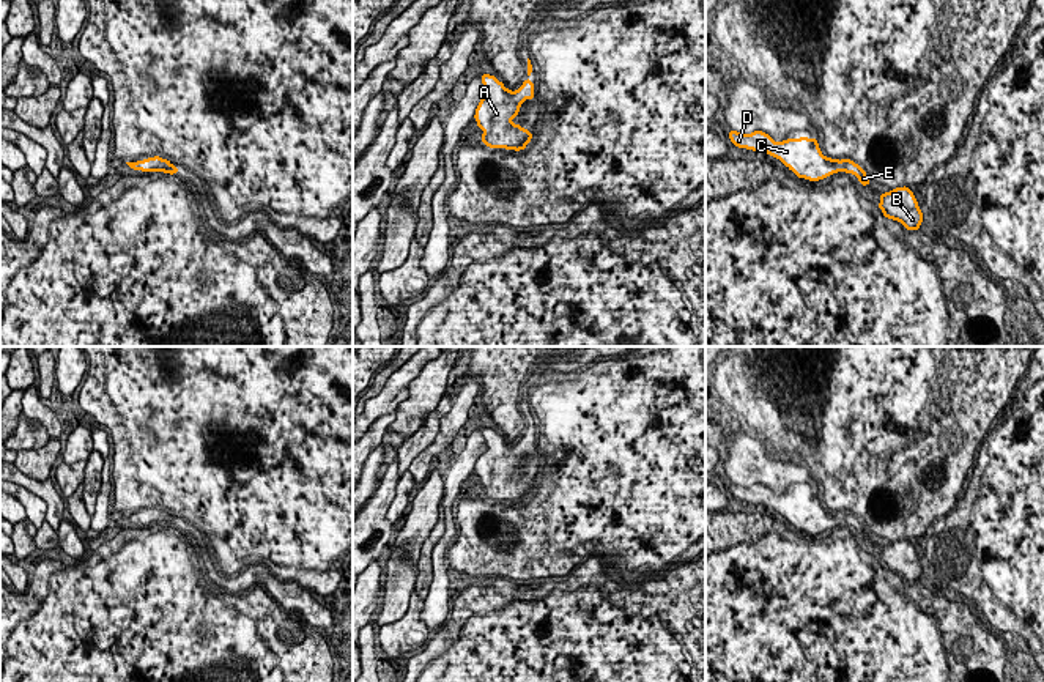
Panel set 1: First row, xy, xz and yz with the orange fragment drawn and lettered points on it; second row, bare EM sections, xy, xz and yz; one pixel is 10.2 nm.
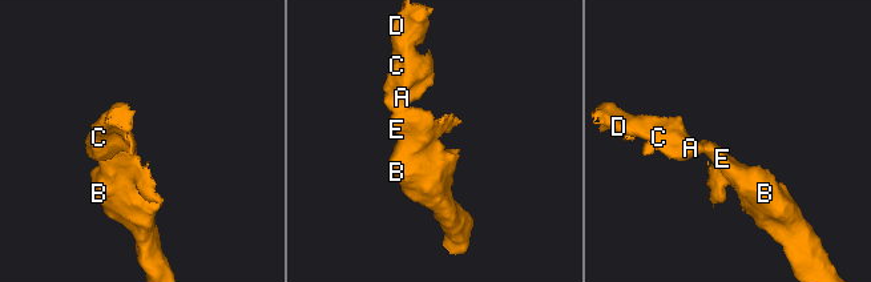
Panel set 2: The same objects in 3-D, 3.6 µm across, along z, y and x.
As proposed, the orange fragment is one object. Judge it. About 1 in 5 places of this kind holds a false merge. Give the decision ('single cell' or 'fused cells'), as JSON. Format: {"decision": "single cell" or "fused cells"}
{"decision": "single cell"}

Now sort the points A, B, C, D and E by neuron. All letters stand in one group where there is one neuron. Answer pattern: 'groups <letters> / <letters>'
groups A B C D E

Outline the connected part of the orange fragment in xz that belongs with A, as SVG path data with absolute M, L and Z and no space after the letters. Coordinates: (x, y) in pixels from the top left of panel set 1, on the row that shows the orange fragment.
M528 58L528 79L516 91L510 91L494 76L483 74L482 101L476 109L477 126L483 131L482 142L490 148L524 150L532 134L515 124L512 120L518 115L524 99L534 99L534 82L529 80L534 71Z

